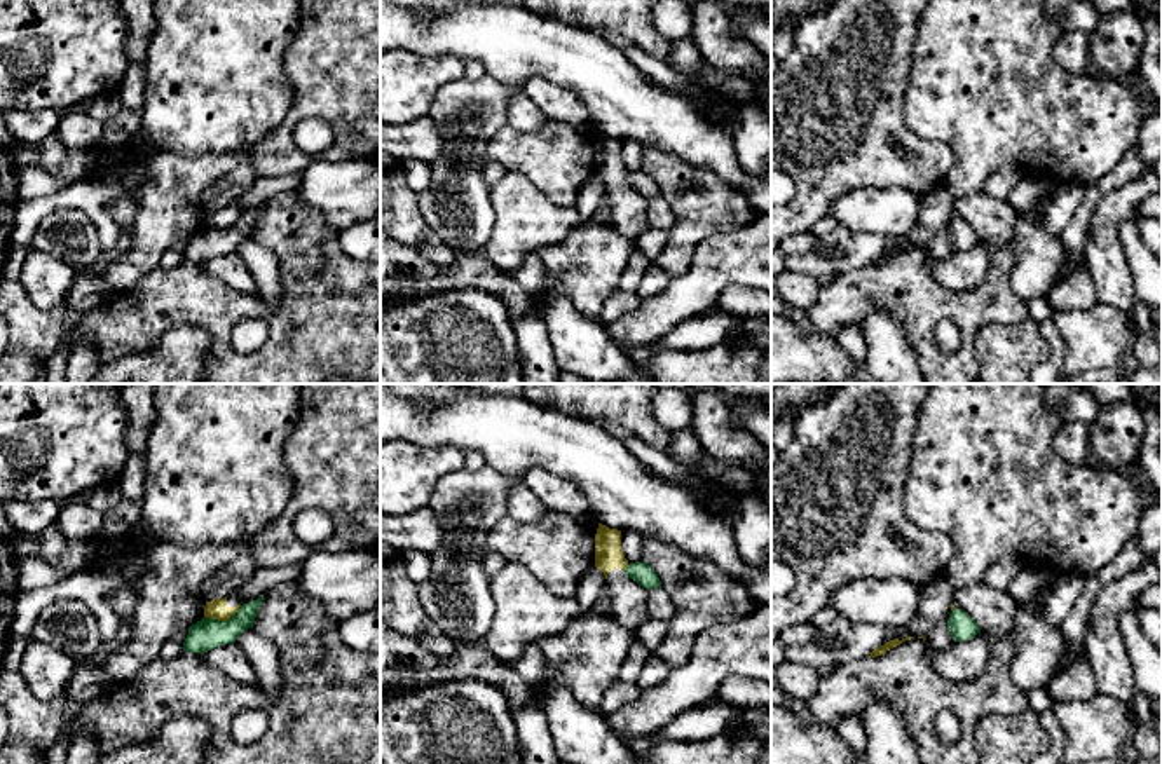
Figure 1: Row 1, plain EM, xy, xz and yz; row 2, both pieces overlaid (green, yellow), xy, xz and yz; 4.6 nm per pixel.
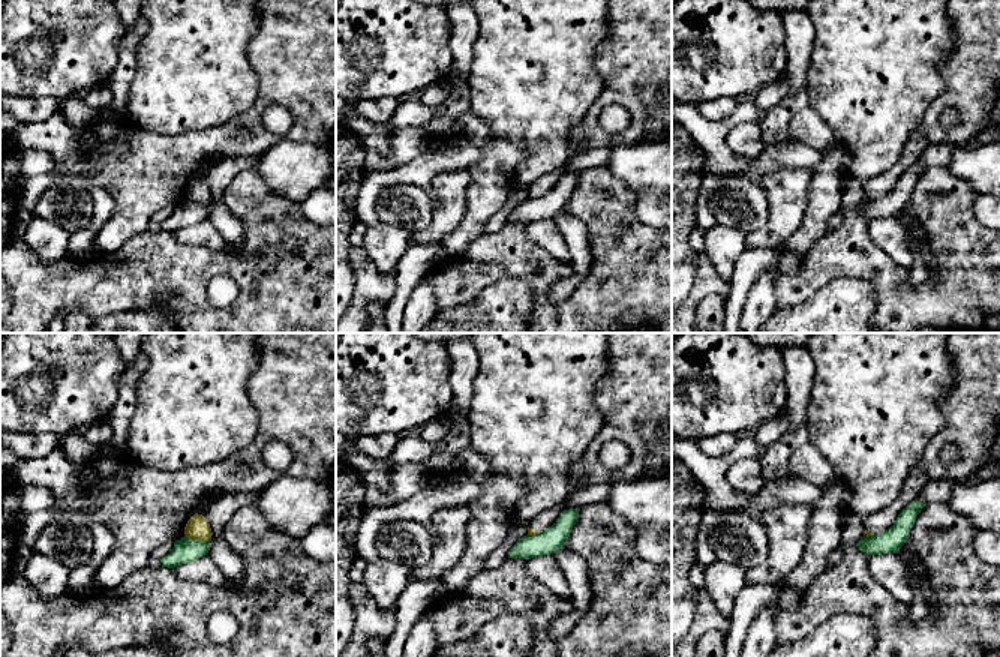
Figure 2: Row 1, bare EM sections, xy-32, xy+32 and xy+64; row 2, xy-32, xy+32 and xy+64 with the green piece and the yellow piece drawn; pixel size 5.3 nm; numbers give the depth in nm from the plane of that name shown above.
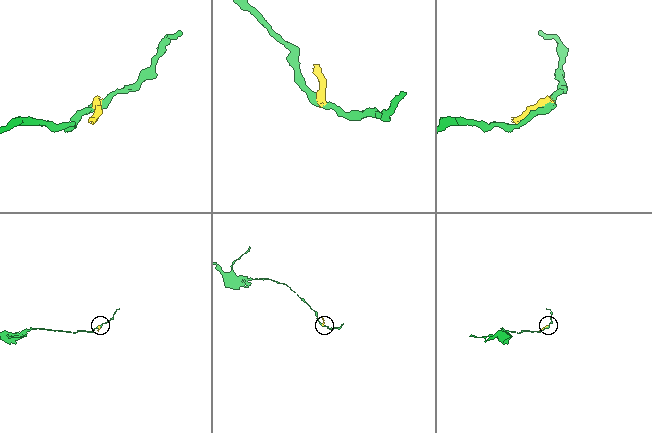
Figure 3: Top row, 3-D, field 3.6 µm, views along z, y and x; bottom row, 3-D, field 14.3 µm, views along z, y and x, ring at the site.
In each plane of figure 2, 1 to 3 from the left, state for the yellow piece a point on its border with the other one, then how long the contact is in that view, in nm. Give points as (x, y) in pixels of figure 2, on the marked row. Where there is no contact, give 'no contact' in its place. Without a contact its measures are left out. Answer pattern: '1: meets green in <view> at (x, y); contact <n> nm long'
1: meets green in xy-32 at (198, 540); contact 150 nm long
2: meets green in xy+32 at (535, 534); contact 90 nm long
3: meets green in xy+64 at (870, 536); contact 40 nm long

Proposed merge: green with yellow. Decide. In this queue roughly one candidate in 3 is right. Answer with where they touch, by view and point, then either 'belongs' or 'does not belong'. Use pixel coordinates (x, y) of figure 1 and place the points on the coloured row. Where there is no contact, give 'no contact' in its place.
xy (222, 621) | does not belong

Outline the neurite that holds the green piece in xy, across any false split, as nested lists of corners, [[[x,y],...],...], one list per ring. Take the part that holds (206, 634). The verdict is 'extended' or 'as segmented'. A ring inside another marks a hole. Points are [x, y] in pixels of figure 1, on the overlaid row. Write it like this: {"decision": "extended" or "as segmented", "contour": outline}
{"decision": "as segmented", "contour": [[[263,595],[241,605],[227,621],[202,617],[188,628],[183,652],[204,654],[215,647],[234,644],[244,630],[253,628],[262,600]]]}

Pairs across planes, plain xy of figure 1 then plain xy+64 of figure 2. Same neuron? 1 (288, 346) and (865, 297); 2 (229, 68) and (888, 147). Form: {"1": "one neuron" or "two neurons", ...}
{"1": "two neurons", "2": "one neuron"}

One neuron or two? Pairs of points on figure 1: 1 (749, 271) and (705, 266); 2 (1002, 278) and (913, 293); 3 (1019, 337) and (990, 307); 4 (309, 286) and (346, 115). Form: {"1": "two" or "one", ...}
{"1": "one", "2": "one", "3": "two", "4": "two"}

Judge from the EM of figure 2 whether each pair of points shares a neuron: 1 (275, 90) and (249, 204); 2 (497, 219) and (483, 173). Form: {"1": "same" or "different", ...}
{"1": "different", "2": "different"}

